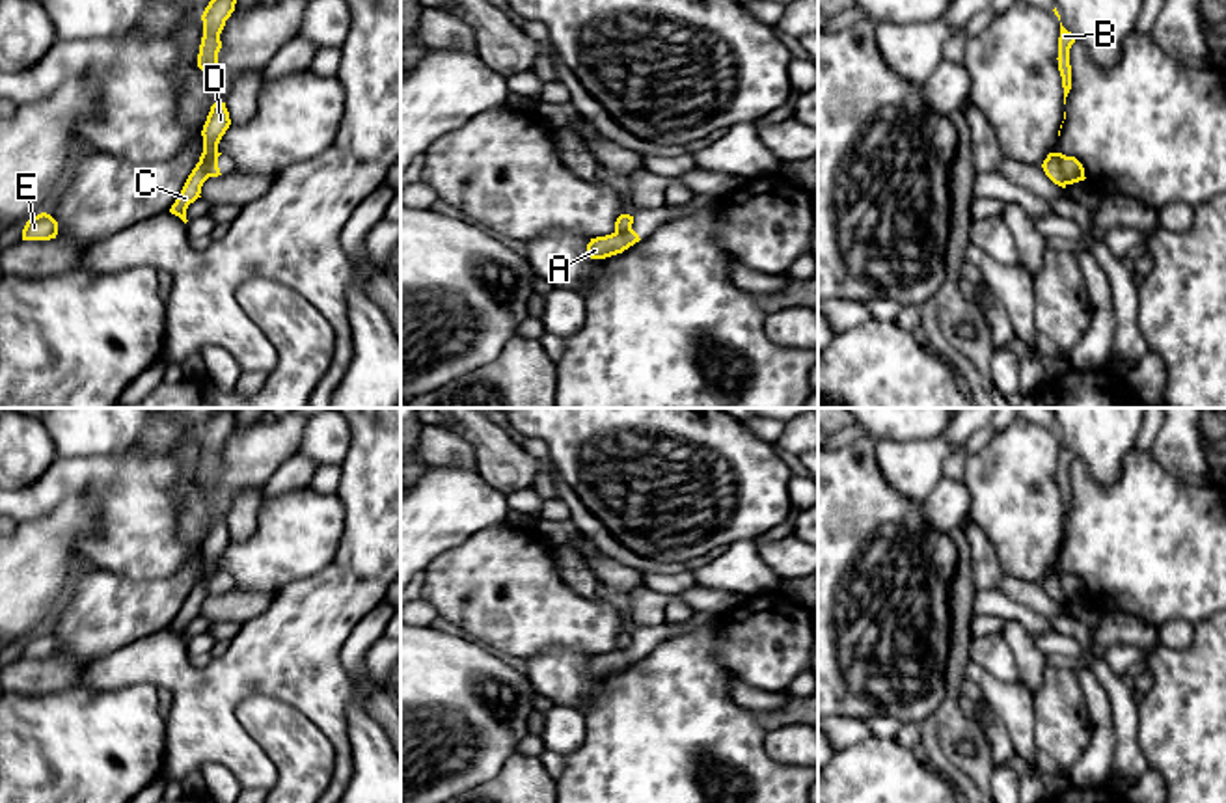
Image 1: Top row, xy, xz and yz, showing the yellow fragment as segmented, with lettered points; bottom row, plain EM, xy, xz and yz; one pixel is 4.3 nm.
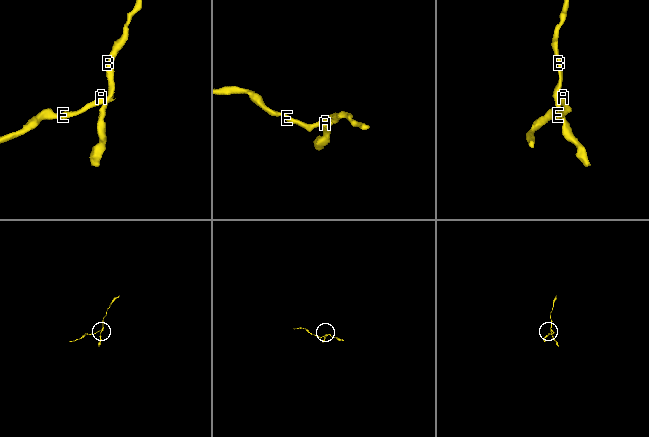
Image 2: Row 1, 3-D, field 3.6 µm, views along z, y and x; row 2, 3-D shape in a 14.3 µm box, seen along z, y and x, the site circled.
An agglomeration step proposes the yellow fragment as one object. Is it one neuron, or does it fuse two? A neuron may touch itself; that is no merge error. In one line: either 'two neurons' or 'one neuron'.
two neurons

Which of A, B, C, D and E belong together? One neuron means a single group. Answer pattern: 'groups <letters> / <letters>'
groups A E / B C D

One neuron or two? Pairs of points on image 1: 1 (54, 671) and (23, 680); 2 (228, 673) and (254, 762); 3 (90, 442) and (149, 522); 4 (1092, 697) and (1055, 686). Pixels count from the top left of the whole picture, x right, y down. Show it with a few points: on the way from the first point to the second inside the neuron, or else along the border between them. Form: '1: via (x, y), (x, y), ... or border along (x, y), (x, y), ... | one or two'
1: via (47, 675), (30, 675) | one
2: via (226, 695), (226, 734), (231, 740) | one
3: border along (131, 449), (58, 457) | two
4: border along (1074, 671), (1083, 694), (1092, 736) | two

